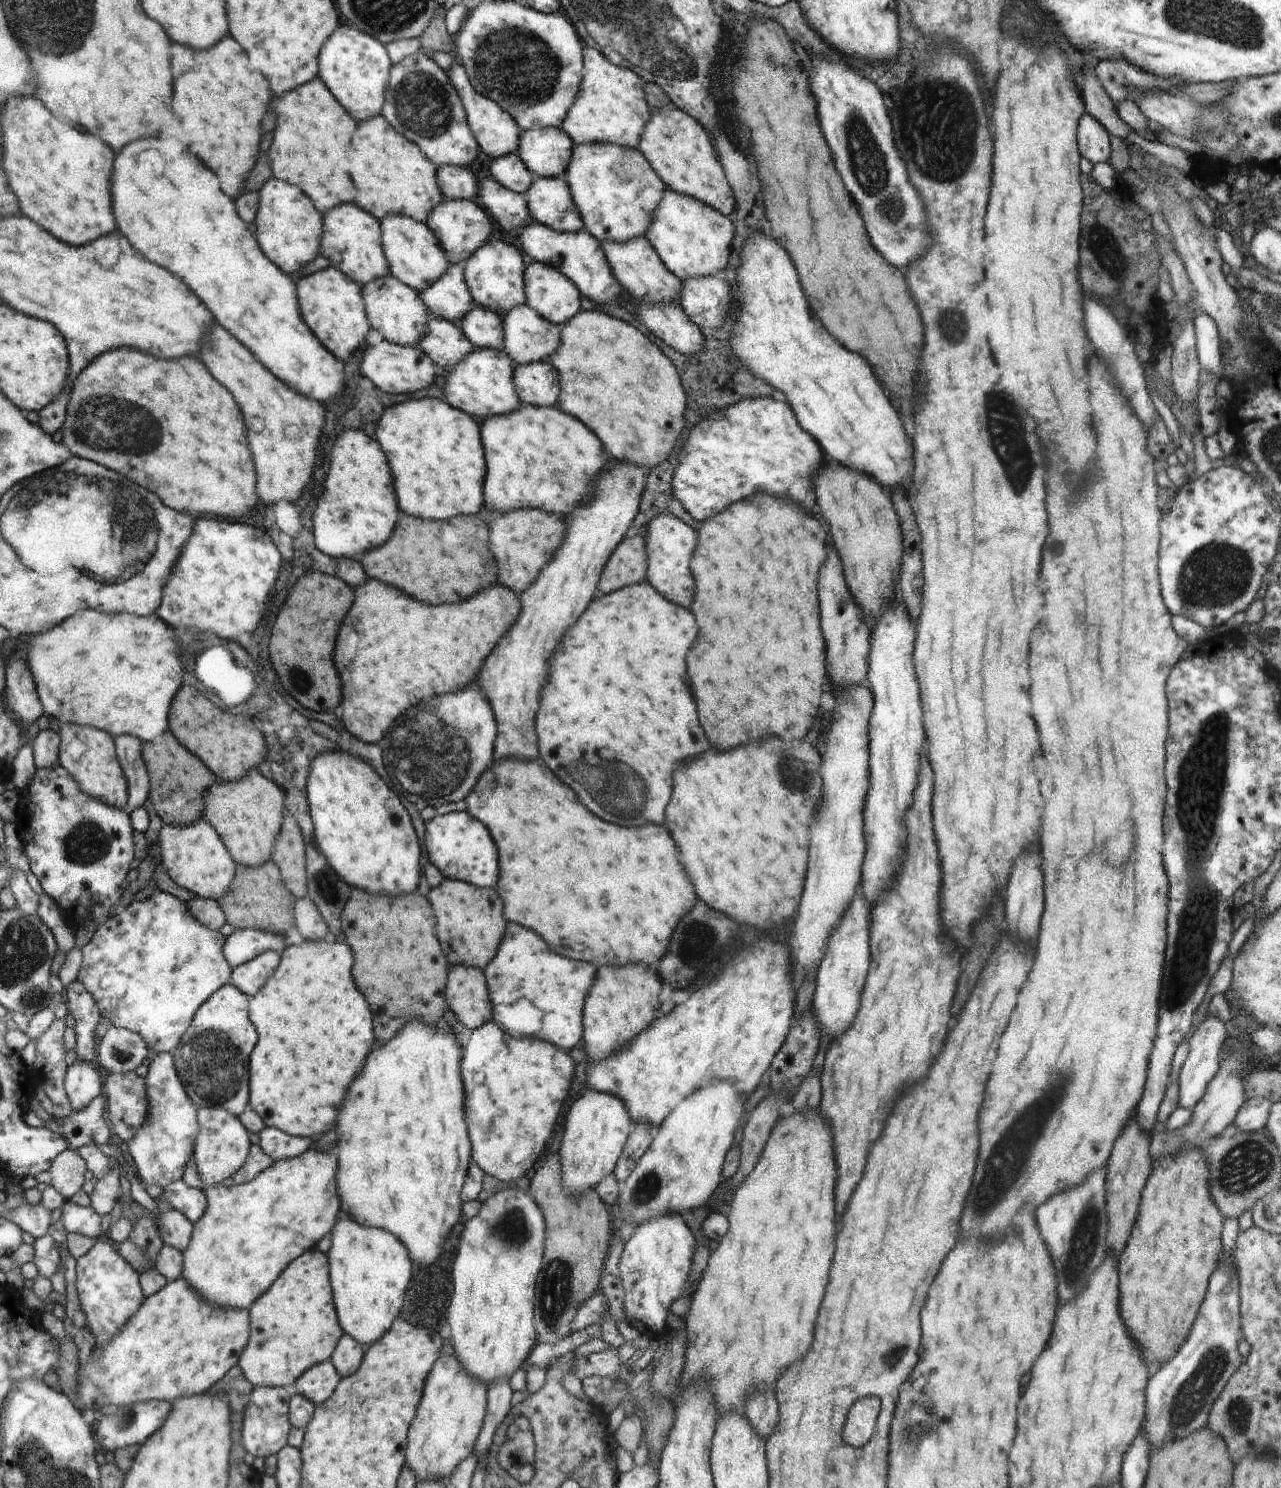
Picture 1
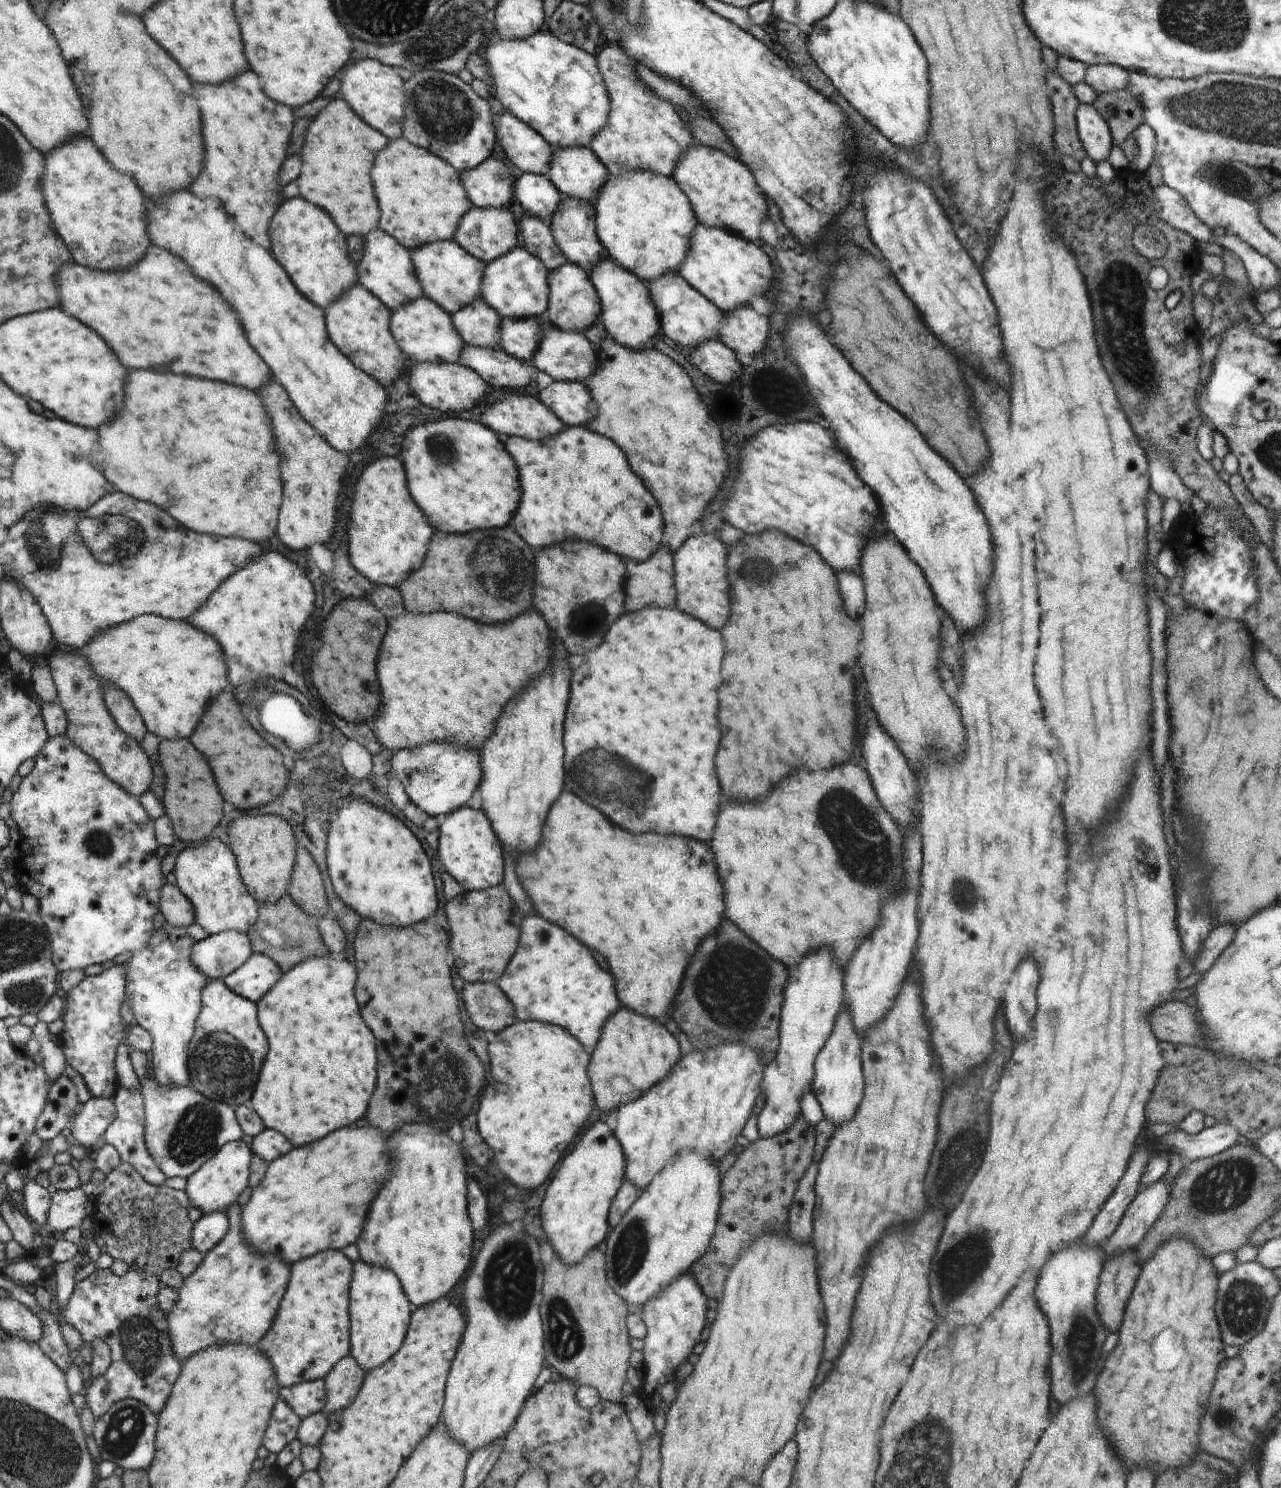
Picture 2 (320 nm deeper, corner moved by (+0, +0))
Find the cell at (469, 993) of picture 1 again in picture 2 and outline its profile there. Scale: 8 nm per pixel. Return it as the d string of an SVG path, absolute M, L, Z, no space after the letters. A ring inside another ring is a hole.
M494 983L464 984L464 1002L472 1022L486 1032L497 1034L517 1020L512 1001Z

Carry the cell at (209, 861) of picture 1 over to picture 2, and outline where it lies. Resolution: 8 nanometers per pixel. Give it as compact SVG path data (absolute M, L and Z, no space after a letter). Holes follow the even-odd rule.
M212 837L205 840L202 844L189 846L175 860L175 882L182 894L192 903L195 910L195 922L206 931L206 934L217 935L222 931L238 931L251 934L251 929L256 926L259 920L259 902L253 897L246 888L236 862L235 853L232 852L225 840Z

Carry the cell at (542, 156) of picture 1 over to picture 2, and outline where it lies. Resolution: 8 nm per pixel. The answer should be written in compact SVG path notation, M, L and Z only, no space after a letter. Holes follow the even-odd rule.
M554 146L551 170L547 178L555 184L555 187L564 196L594 204L592 200L599 196L601 189L609 180L609 176L610 172L608 172L606 165L589 147L560 149L558 146Z

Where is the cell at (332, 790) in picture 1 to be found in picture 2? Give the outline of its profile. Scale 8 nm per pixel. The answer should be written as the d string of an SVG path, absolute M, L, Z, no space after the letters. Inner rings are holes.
M348 797L339 801L335 809L329 814L329 831L327 834L326 860L329 877L333 891L338 898L353 908L362 919L370 919L378 924L389 927L412 927L416 923L422 923L430 918L436 908L436 888L430 880L430 860L424 854L420 842L414 838L414 834L400 822L394 820L394 816L384 814L382 810L376 810L374 806L362 799Z

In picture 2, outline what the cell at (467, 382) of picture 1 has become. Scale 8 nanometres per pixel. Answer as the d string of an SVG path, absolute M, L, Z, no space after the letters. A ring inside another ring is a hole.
M512 394L506 399L486 406L486 411L480 418L483 425L487 425L494 432L502 436L522 437L531 441L541 441L547 437L556 438L566 424L551 408L548 408L539 398L526 396L526 394Z

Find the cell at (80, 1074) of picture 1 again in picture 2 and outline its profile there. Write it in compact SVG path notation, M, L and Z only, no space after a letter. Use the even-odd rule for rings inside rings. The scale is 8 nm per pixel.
M83 1097L82 1110L72 1121L72 1137L88 1152L93 1153L102 1143L102 1136L117 1116L117 1108L111 1100L102 1097Z

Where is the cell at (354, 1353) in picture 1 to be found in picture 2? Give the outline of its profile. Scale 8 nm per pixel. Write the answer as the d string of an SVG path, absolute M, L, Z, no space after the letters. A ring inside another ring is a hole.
M349 1354L335 1364L334 1370L326 1376L325 1380L327 1402L323 1412L338 1412L354 1402L354 1398L364 1382L364 1370Z

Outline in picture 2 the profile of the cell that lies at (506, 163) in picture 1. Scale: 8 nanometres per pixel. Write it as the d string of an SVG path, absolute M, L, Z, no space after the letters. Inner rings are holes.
M524 173L515 182L514 192L526 213L548 222L559 210L563 198L555 184L544 175Z

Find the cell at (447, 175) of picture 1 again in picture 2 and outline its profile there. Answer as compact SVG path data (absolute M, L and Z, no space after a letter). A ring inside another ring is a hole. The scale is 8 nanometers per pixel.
M492 157L478 167L460 172L465 191L472 204L480 208L506 206L514 192L514 168Z

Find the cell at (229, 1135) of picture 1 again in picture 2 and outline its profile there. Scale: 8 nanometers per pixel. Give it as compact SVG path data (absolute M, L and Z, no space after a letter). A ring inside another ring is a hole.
M242 1140L231 1141L220 1147L214 1158L207 1160L187 1179L185 1191L190 1197L190 1206L198 1208L203 1215L228 1211L238 1200L242 1190L248 1186L252 1163L254 1163L253 1154L250 1154L250 1148Z

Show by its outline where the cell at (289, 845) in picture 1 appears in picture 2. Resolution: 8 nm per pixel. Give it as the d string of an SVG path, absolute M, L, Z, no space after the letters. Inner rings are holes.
M307 849L299 850L297 866L294 868L287 894L311 917L319 919L328 912L329 902L326 902L324 896L321 872Z

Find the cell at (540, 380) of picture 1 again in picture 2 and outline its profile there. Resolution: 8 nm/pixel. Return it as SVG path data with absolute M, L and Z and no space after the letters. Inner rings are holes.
M553 381L539 391L538 398L570 427L586 426L596 417L596 403L580 381Z

